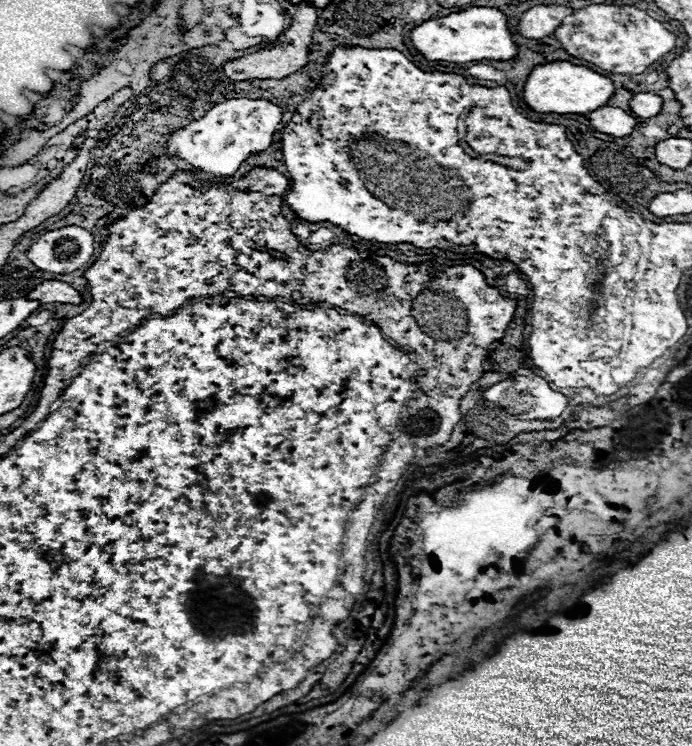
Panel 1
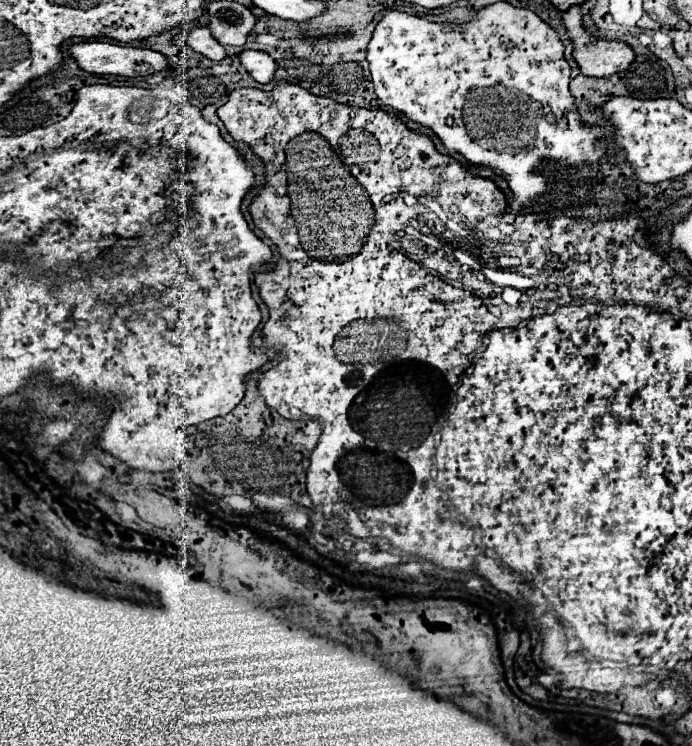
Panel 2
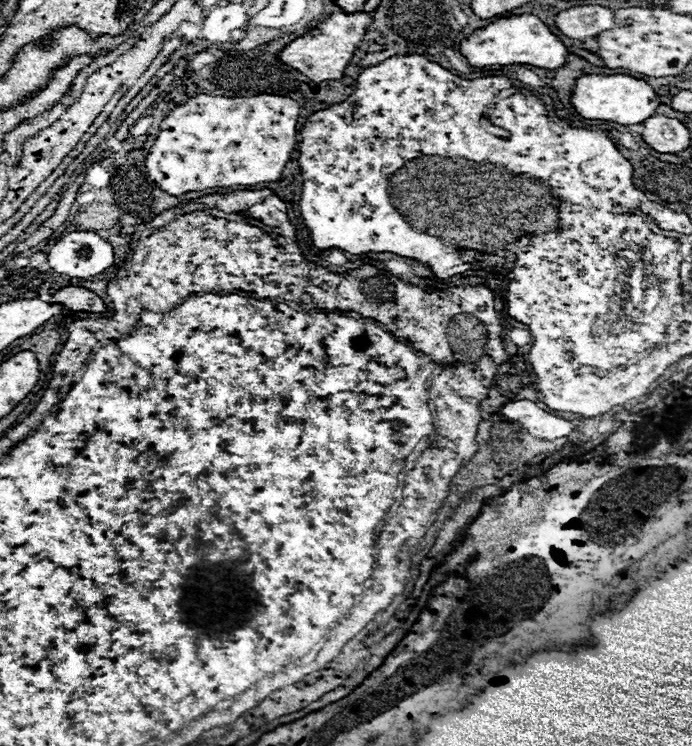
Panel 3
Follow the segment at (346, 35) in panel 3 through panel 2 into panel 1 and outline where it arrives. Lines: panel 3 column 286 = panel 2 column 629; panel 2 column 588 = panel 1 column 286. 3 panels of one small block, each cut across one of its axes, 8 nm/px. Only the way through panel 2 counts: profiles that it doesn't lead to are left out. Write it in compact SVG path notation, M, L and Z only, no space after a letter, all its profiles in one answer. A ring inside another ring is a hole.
M300 4L294 18L292 18L292 26L286 30L286 34L282 34L272 46L236 58L232 62L228 62L224 66L224 74L232 80L254 80L254 78L286 78L290 74L294 74L296 70L302 70L308 64L308 56L310 56L310 46L312 46L312 34L314 28L318 24L318 8L314 4Z

